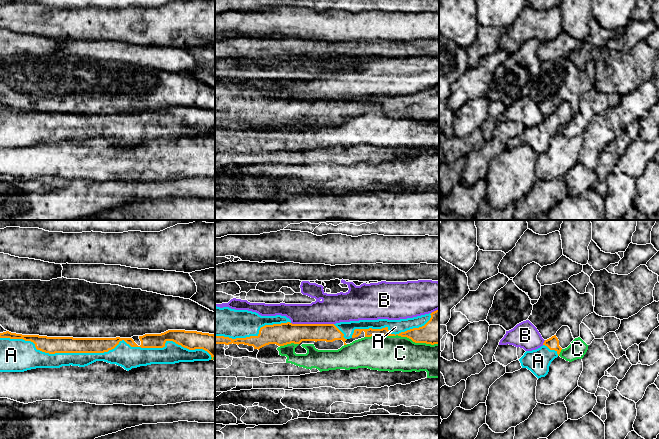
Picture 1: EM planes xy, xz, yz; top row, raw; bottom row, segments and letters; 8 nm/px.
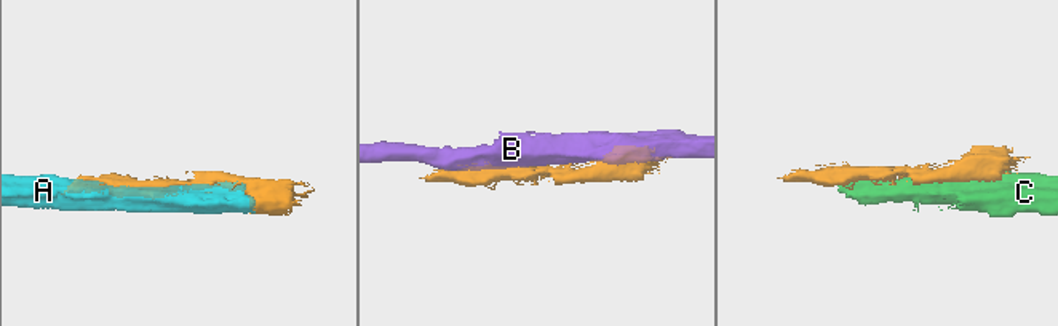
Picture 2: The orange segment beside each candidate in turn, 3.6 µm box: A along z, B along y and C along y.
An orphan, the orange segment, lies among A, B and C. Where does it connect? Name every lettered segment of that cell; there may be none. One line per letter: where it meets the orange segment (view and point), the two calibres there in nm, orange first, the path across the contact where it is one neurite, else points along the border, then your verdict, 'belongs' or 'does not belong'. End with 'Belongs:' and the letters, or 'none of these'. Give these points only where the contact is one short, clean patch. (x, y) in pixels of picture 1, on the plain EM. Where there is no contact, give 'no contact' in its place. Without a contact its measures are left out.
A: xy (105, 127) | 130/180 nm | belongs
B: xz (312, 100) | 180/240 nm | does not belong
C: xz (402, 112) | 180/280 nm | does not belong
Belongs: A

